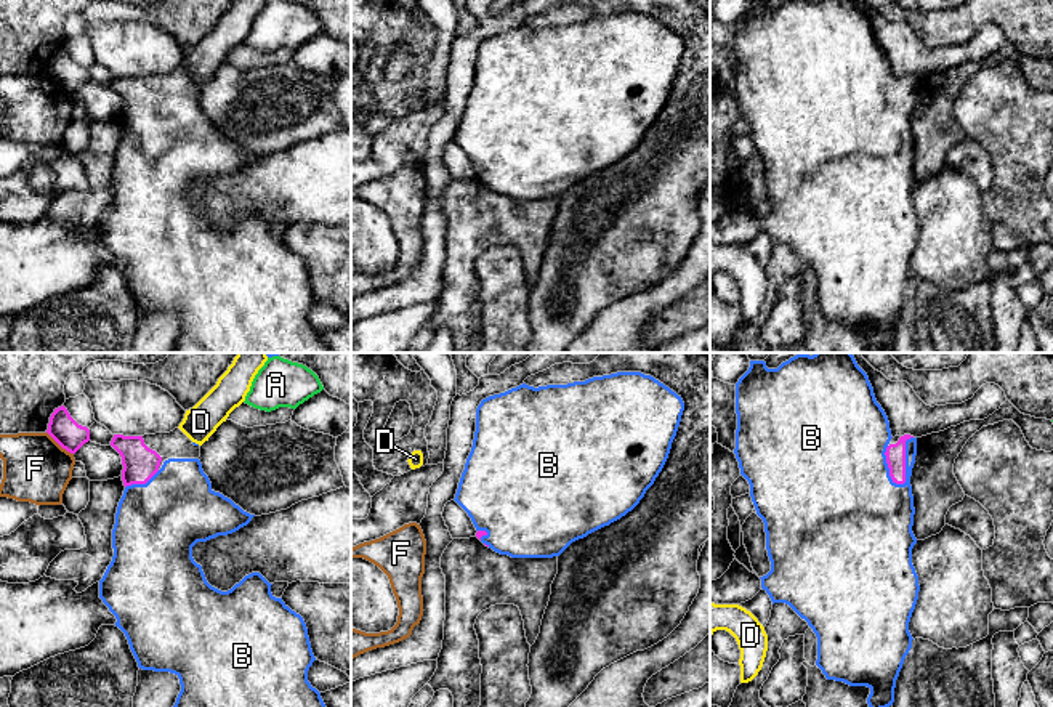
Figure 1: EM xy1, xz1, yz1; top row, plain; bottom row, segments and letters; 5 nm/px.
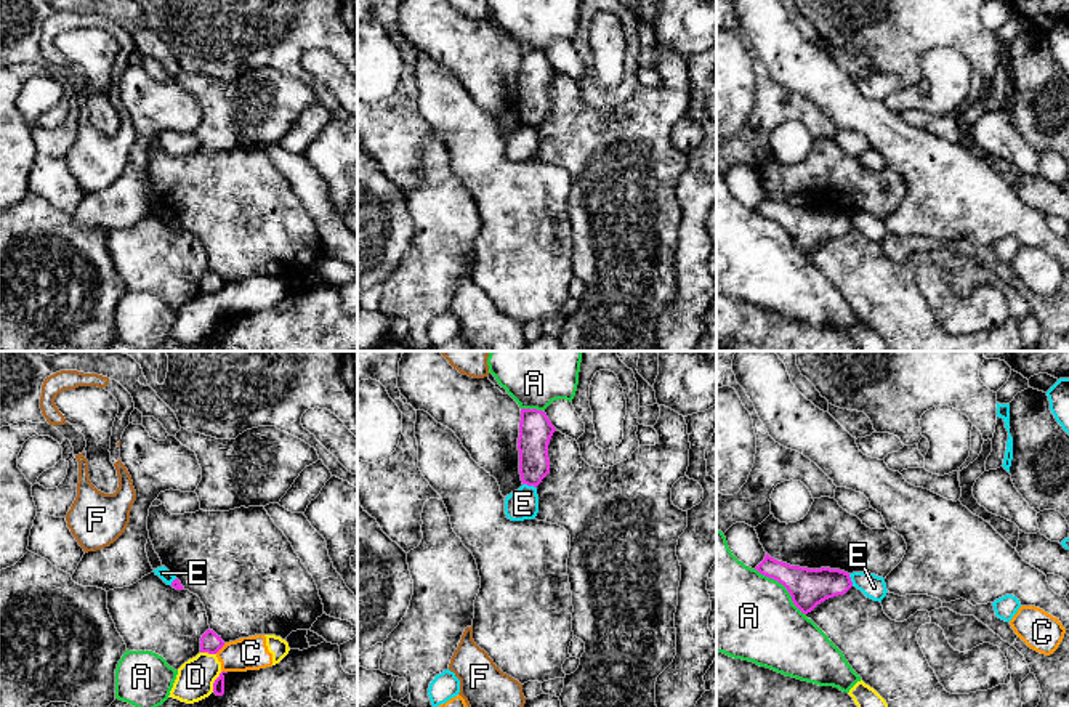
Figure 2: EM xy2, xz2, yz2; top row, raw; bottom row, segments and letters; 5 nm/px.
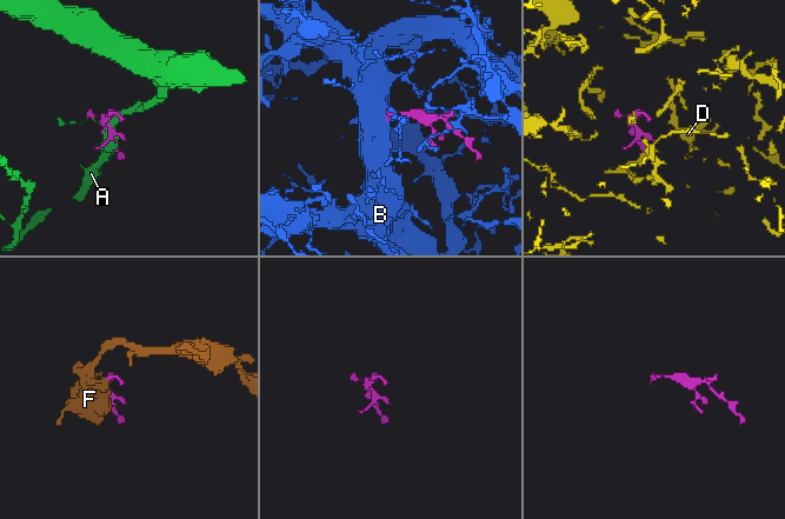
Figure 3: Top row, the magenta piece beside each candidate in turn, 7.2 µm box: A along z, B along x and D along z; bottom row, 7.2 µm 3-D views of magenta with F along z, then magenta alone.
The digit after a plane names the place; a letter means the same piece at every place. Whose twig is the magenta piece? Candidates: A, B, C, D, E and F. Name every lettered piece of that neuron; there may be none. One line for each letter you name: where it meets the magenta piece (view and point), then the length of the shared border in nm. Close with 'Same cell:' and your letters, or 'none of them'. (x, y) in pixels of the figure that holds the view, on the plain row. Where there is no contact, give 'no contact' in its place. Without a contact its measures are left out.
B: meets magenta in yz1 at (904, 103); contact 260 nm long
Same cell: B

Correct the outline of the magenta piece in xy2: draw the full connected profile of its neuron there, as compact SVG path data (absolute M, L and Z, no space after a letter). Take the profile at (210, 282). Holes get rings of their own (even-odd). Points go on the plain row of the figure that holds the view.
M210 269L200 279L200 293L216 295L223 287L221 277Z

